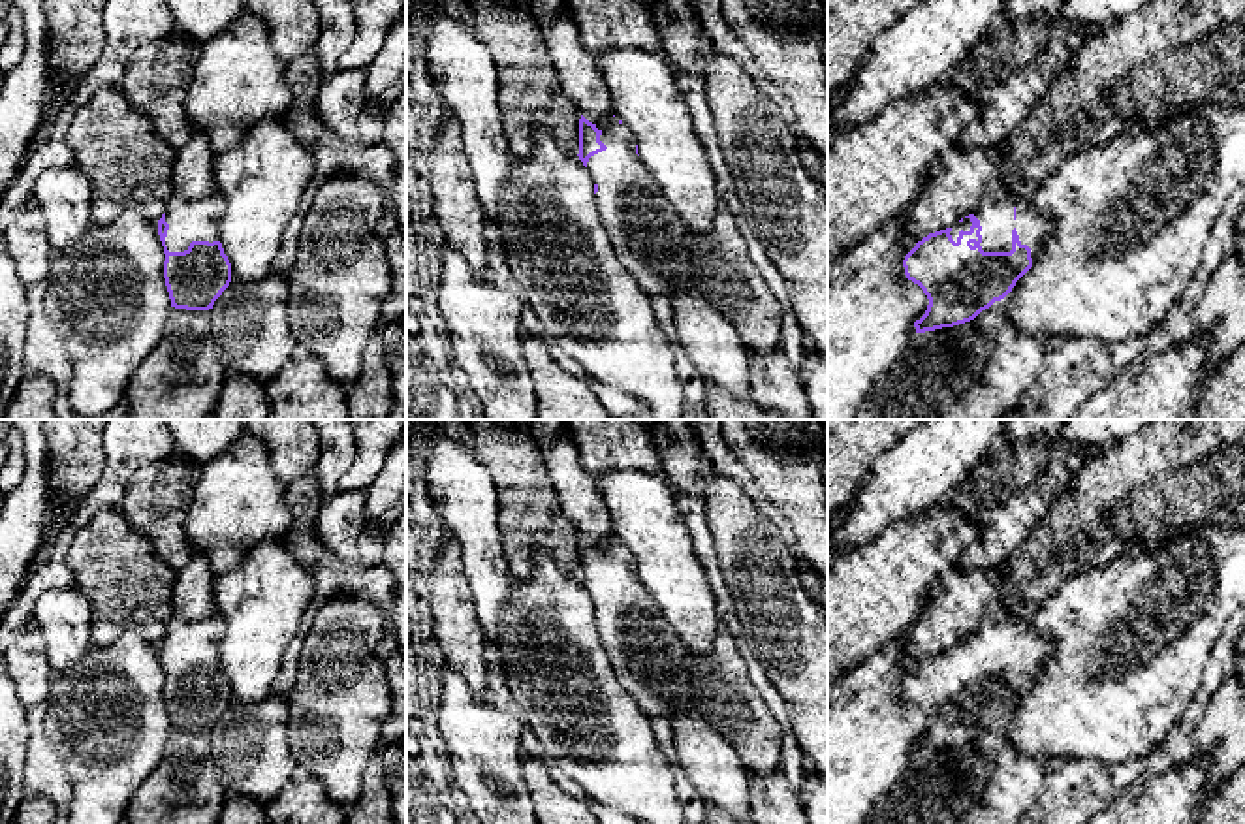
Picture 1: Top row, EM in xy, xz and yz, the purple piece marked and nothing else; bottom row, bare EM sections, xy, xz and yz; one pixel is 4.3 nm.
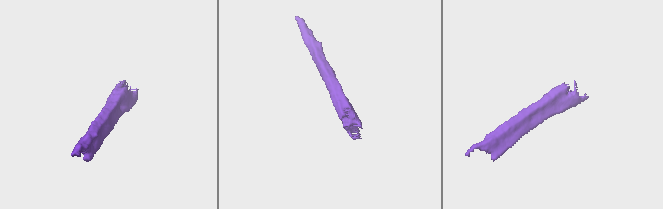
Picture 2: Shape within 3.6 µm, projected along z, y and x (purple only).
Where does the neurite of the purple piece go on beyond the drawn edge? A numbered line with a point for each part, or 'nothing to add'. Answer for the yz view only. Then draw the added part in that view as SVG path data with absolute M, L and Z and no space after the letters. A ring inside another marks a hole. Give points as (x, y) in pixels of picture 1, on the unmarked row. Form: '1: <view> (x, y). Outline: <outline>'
1: yz (995, 636). Outline: M1001 611L995 619L985 621L972 634L982 647L984 673L1010 673L1012 653L1016 651L1021 666L1031 670L1034 679L1046 658L1053 653L1053 643L1032 628L1032 611L1008 613Z

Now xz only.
1: xz (655, 666). Outline: M617 538L596 549L607 570L589 579L587 591L598 608L596 626L615 675L649 719L671 721L677 711L694 711L694 653L675 636L654 596L636 576L636 557Z

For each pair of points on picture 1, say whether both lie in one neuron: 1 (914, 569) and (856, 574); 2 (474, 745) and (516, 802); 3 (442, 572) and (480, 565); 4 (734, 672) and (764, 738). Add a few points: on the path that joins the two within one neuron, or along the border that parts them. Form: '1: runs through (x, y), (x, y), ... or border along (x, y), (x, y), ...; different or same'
1: runs through (899, 574), (871, 574); same
2: runs through (488, 762), (493, 791), (499, 796); same
3: border along (459, 550), (474, 612); different
4: runs through (734, 689), (734, 708), (747, 725); same

